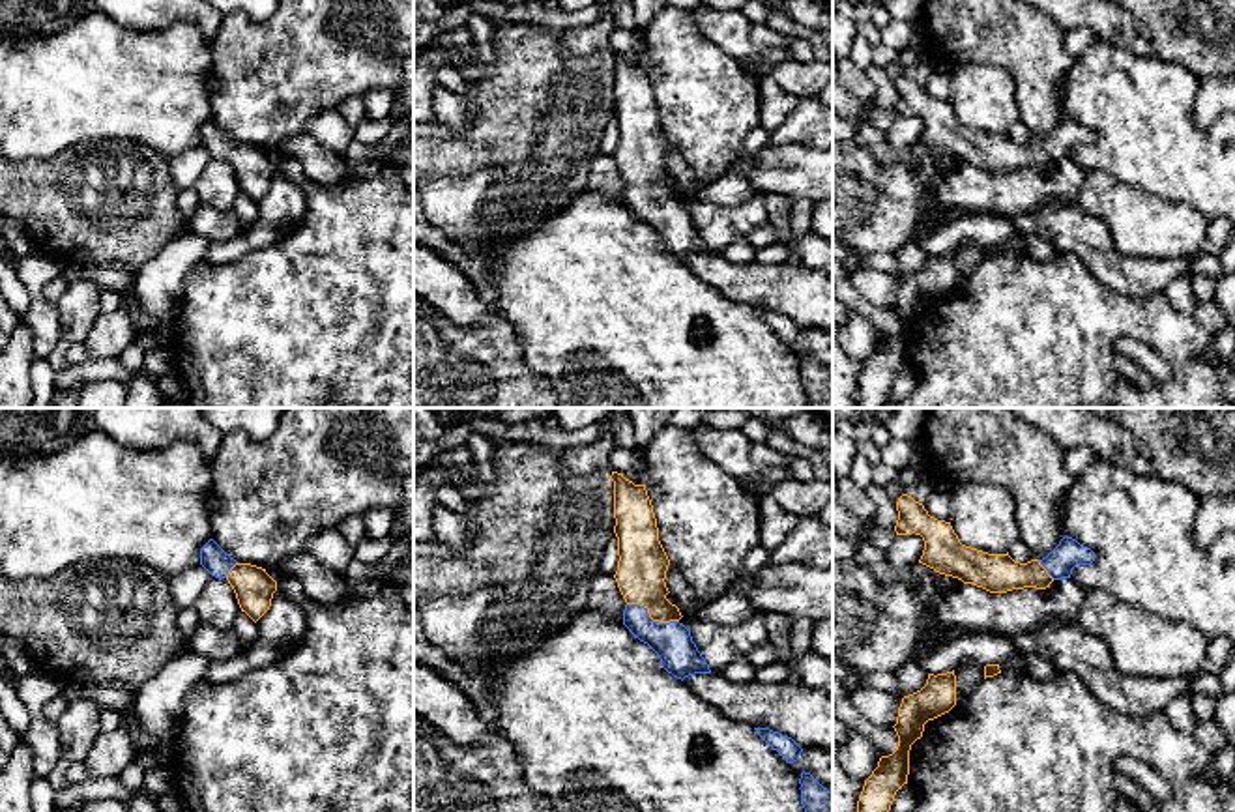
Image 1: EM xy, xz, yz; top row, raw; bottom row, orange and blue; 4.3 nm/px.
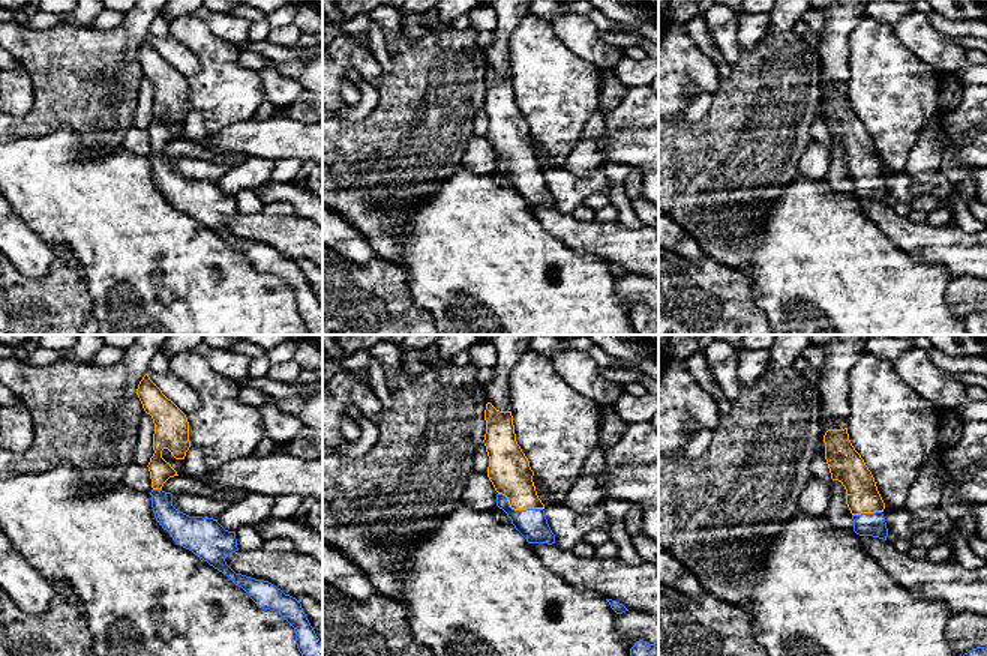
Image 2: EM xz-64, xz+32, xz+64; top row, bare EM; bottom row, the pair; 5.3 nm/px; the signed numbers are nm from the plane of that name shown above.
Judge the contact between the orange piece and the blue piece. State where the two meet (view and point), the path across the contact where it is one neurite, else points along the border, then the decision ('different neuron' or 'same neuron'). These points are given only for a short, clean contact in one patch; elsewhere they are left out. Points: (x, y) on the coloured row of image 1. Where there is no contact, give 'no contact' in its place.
meets orange in xz at (652, 618); runs through xz (642, 565), (642, 588), (652, 618), (672, 642); same neuron

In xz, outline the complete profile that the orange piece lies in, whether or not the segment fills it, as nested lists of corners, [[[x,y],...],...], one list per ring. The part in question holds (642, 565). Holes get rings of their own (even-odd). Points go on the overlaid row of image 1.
[[[618,471],[610,479],[619,556],[614,578],[627,602],[623,625],[657,653],[661,666],[674,677],[683,681],[694,674],[711,674],[690,629],[679,621],[679,608],[666,599],[670,559],[659,541],[646,485],[634,485]]]

